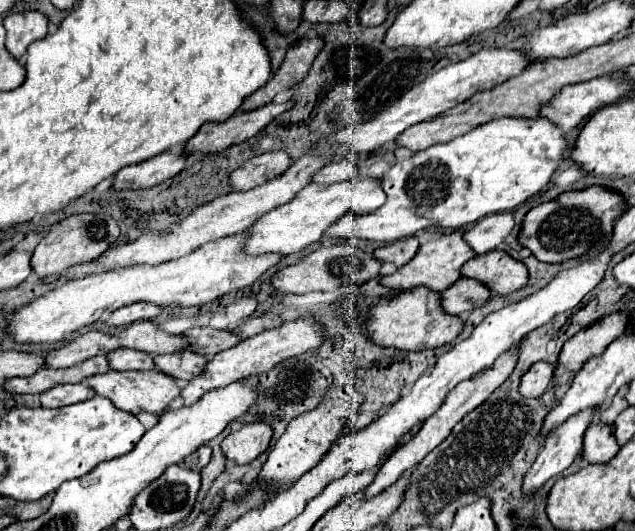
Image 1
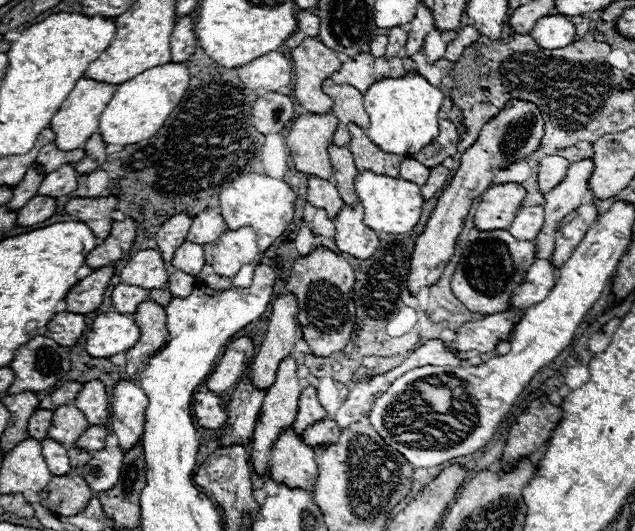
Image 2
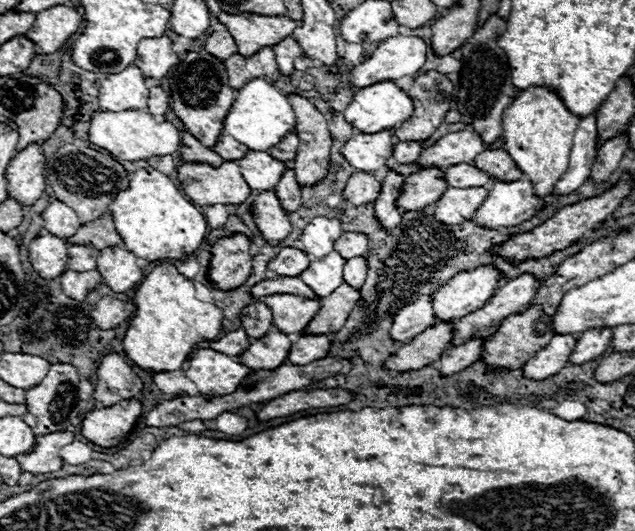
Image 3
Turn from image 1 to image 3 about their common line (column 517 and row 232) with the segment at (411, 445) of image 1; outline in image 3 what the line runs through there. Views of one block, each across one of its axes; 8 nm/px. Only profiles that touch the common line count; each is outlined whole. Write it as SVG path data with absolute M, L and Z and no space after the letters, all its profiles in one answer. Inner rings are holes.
M344 232L342 238L336 242L336 250L344 258L354 258L368 252L368 236L362 232Z

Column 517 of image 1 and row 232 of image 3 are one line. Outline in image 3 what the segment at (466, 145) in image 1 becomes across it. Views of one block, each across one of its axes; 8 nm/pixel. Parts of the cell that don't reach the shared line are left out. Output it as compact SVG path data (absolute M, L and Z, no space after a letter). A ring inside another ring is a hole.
M150 166L132 174L130 188L124 190L116 202L112 202L110 214L126 250L148 262L184 260L198 250L208 232L208 222L196 206L186 200L186 196L166 174Z

